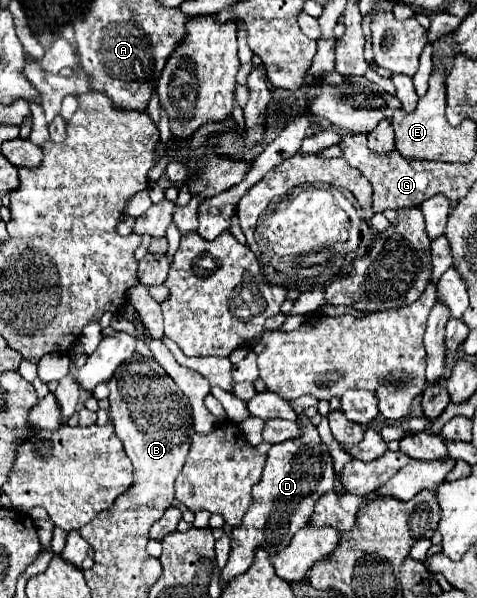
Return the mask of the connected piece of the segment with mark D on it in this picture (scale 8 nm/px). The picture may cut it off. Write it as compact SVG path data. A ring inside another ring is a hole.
M298 414L298 424L302 424L302 438L272 444L272 448L268 450L262 480L252 490L250 510L244 514L242 526L232 528L232 552L228 564L222 570L224 582L250 568L254 560L254 548L264 546L270 552L278 552L280 548L284 548L290 538L302 526L306 526L310 512L314 512L314 506L318 504L318 498L334 488L332 458L316 426L304 414Z

